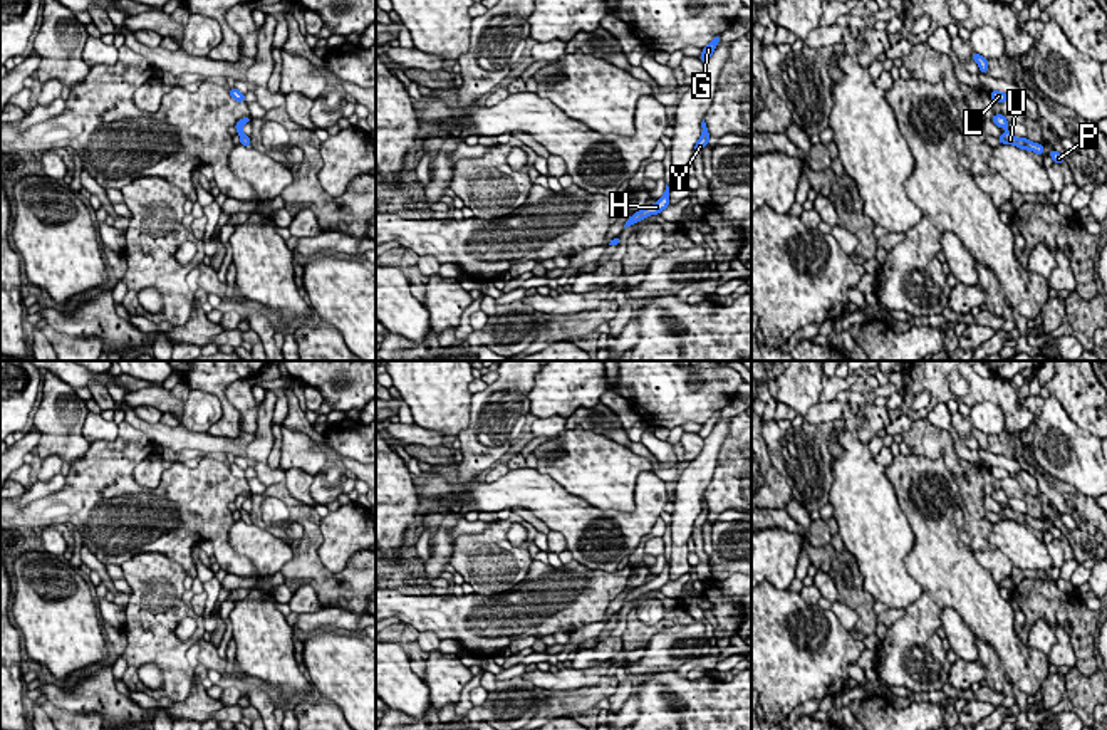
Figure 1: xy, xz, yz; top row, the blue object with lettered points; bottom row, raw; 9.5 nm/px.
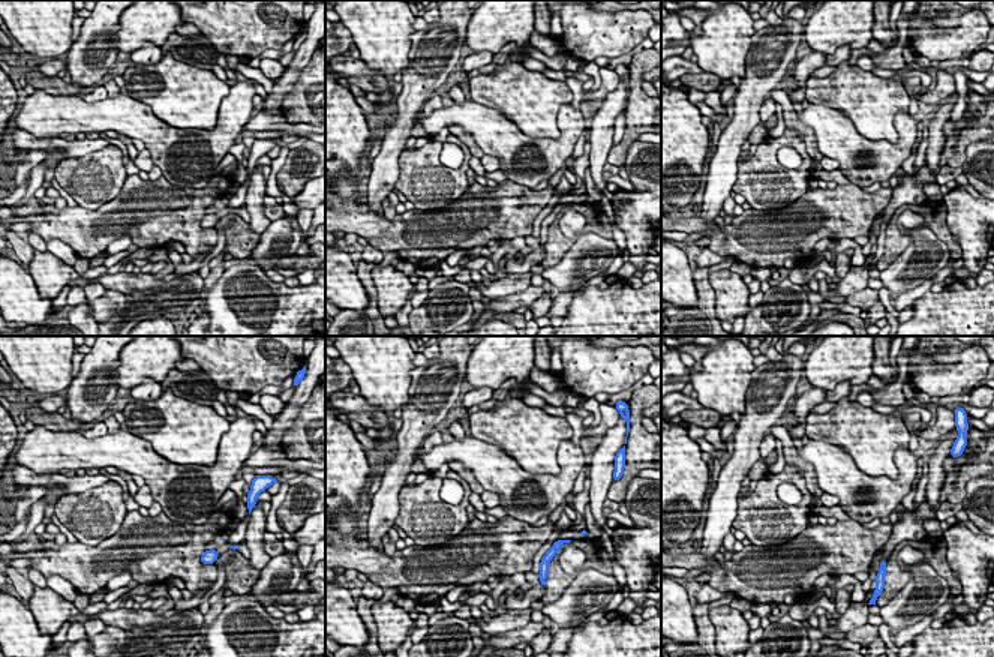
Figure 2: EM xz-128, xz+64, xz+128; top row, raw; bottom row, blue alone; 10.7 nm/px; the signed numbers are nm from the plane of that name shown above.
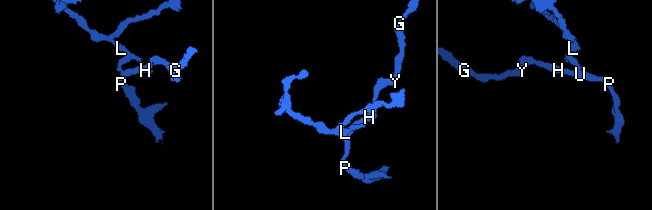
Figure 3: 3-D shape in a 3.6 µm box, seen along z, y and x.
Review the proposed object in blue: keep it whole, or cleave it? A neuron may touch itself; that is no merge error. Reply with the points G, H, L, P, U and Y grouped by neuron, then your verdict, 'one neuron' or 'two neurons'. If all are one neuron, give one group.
G H P U Y / L; two neurons

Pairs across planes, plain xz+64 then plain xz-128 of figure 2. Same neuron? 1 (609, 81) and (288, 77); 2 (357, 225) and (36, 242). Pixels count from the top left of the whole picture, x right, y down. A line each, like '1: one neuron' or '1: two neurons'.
1: two neurons
2: two neurons

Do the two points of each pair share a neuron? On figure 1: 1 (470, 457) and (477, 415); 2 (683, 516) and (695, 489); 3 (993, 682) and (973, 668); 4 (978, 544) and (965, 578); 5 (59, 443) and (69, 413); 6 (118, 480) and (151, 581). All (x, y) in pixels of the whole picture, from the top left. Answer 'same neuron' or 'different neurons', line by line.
1: same neuron
2: same neuron
3: different neurons
4: different neurons
5: same neuron
6: different neurons

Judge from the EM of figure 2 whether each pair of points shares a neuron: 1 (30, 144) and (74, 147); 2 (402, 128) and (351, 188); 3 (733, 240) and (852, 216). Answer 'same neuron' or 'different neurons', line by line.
1: same neuron
2: different neurons
3: same neuron

